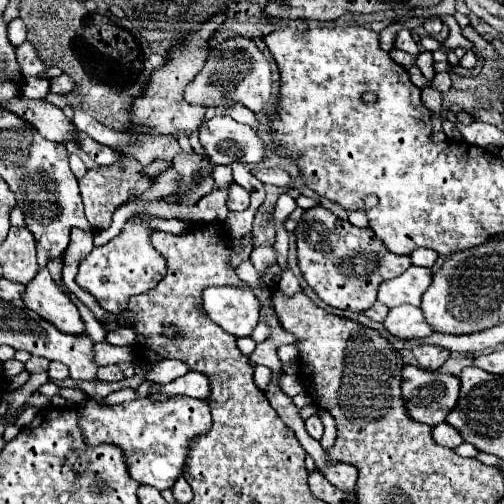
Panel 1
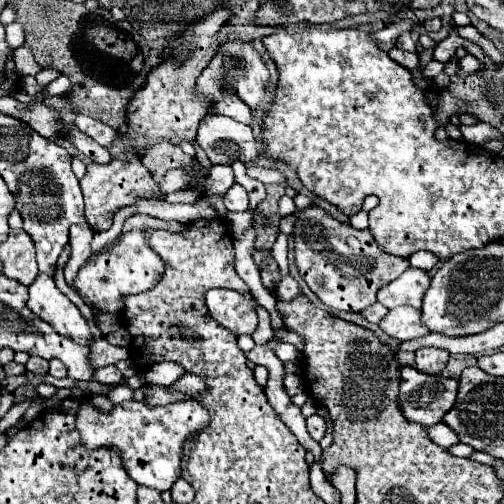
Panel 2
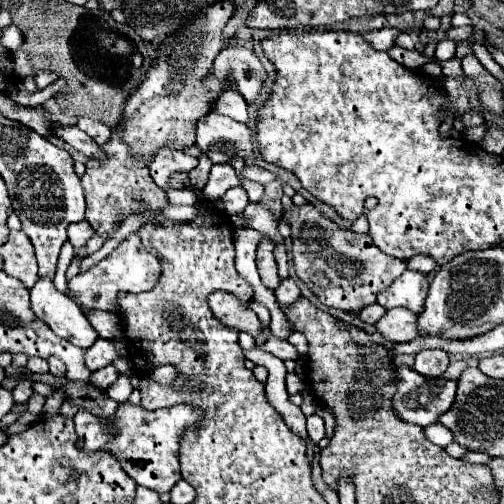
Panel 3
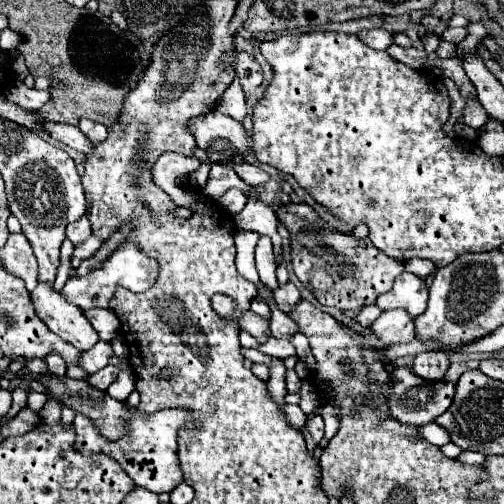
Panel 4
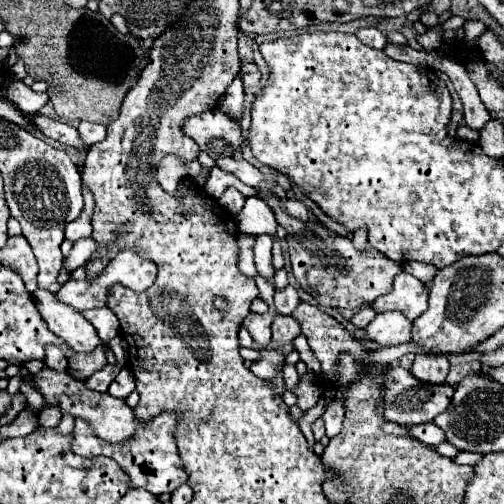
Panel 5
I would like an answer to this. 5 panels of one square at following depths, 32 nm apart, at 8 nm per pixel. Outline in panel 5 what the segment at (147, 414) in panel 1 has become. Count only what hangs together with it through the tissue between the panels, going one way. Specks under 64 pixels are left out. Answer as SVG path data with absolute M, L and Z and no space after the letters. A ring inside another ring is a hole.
M122 368L120 374L116 376L116 380L112 382L108 388L108 393L114 398L126 400L130 396L130 392L134 392L134 380L132 380L132 372L128 368ZM162 412L148 422L136 418L136 432L134 432L132 440L126 440L120 444L108 444L106 440L100 440L92 432L92 426L86 420L76 418L72 452L86 456L86 458L100 456L100 454L114 458L120 464L120 468L130 476L132 488L146 488L148 492L152 492L156 496L160 496L164 492L172 494L180 484L186 482L186 472L182 468L182 460L178 458L178 446L176 446L176 438L174 438L174 430L178 424L180 424L178 412Z

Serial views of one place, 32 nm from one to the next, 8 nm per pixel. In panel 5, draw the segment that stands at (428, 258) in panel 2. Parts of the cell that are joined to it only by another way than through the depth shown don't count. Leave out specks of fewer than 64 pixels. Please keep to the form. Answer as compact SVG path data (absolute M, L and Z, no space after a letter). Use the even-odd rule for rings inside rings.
M412 260L412 262L406 262L404 264L404 270L414 274L416 278L420 278L424 284L428 284L434 276L436 276L436 266L434 264L428 264L428 262L418 262L418 260Z

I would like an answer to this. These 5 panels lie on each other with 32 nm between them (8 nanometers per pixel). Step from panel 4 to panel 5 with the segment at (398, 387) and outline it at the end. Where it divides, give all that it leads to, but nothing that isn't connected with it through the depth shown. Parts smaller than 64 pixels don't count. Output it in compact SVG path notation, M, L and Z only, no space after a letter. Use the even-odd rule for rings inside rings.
M390 368L386 372L384 418L398 422L402 426L418 426L418 424L432 422L440 412L444 412L444 408L448 408L448 404L452 400L452 392L454 392L454 386L450 386L450 384L436 384L436 386L420 384L420 380L416 380L416 376L412 376L412 372L408 372L404 368Z

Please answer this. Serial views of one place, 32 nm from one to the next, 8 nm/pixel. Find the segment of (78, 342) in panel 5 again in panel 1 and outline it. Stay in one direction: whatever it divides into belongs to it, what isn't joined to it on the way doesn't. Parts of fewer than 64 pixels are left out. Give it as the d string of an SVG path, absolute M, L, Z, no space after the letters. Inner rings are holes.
M40 268L32 282L24 286L24 304L38 312L44 320L56 324L62 332L84 334L84 324L78 308L72 300L56 286L48 268Z

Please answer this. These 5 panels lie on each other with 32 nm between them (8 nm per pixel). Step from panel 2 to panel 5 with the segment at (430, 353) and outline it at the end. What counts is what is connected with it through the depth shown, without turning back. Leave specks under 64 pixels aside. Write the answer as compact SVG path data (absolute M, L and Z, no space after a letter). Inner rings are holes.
M418 354L410 372L422 382L444 384L448 368L450 368L450 362L446 354Z

